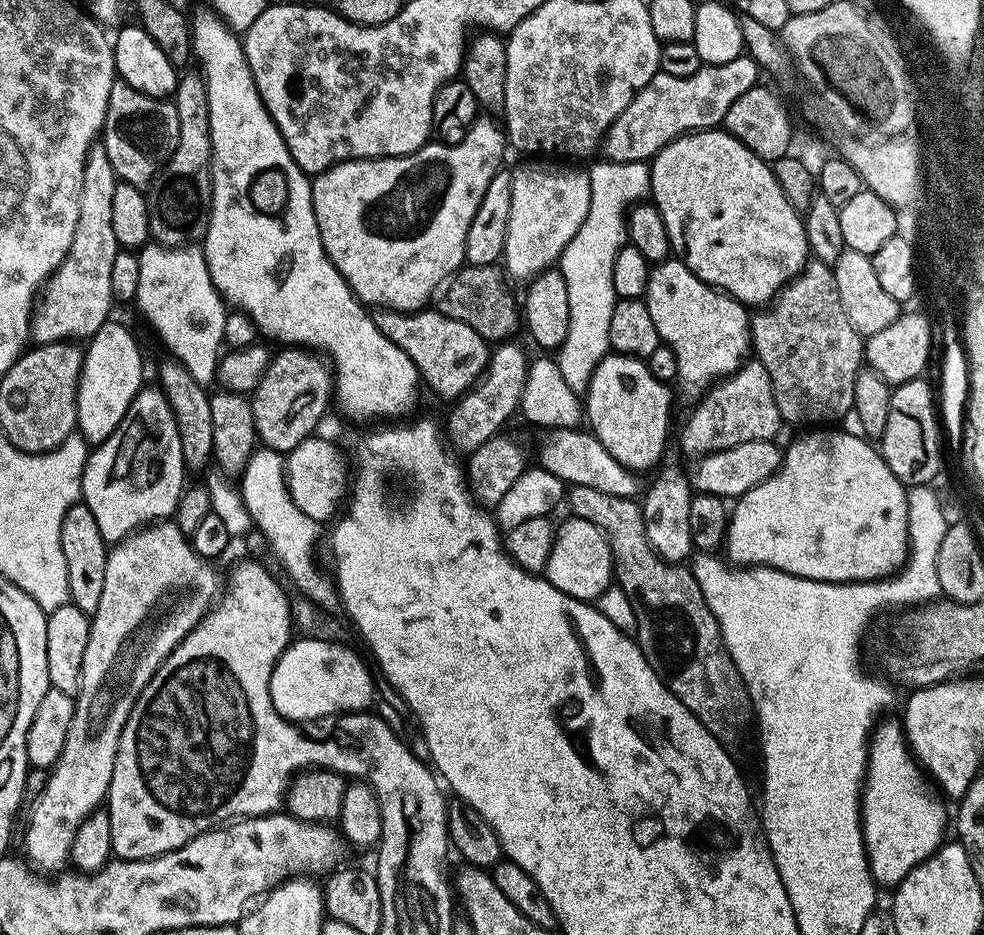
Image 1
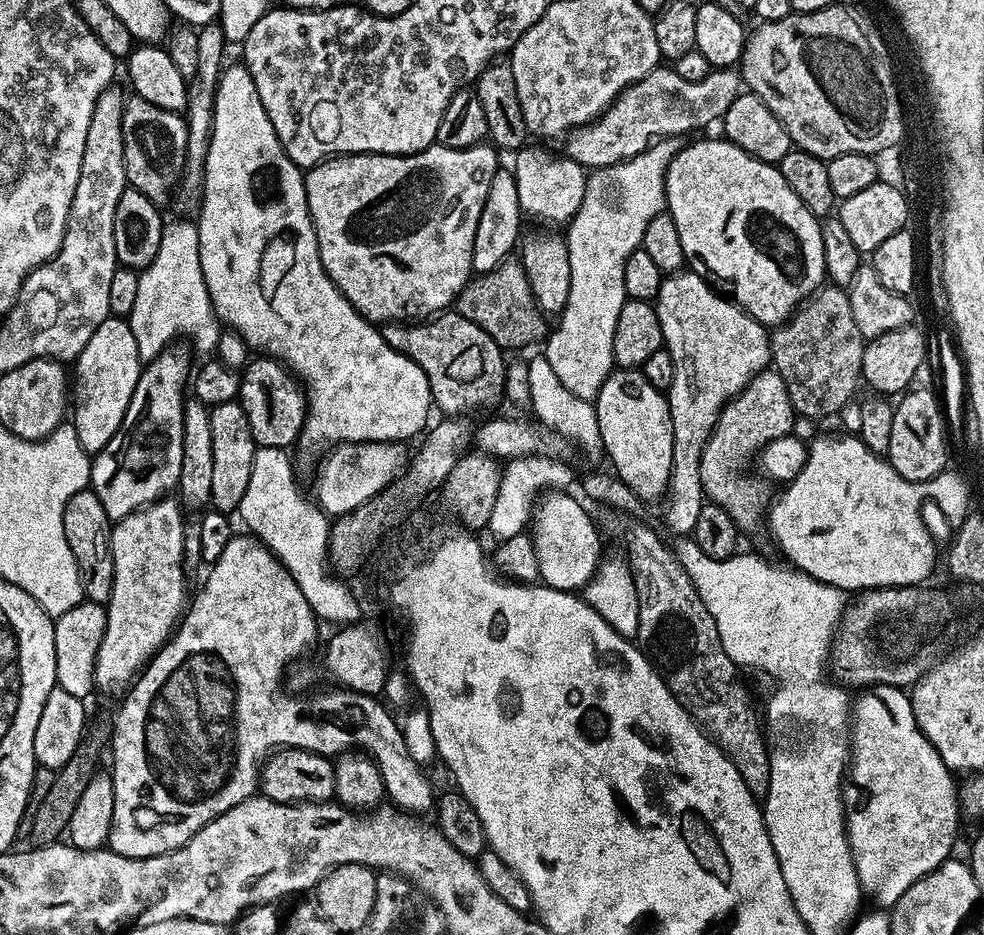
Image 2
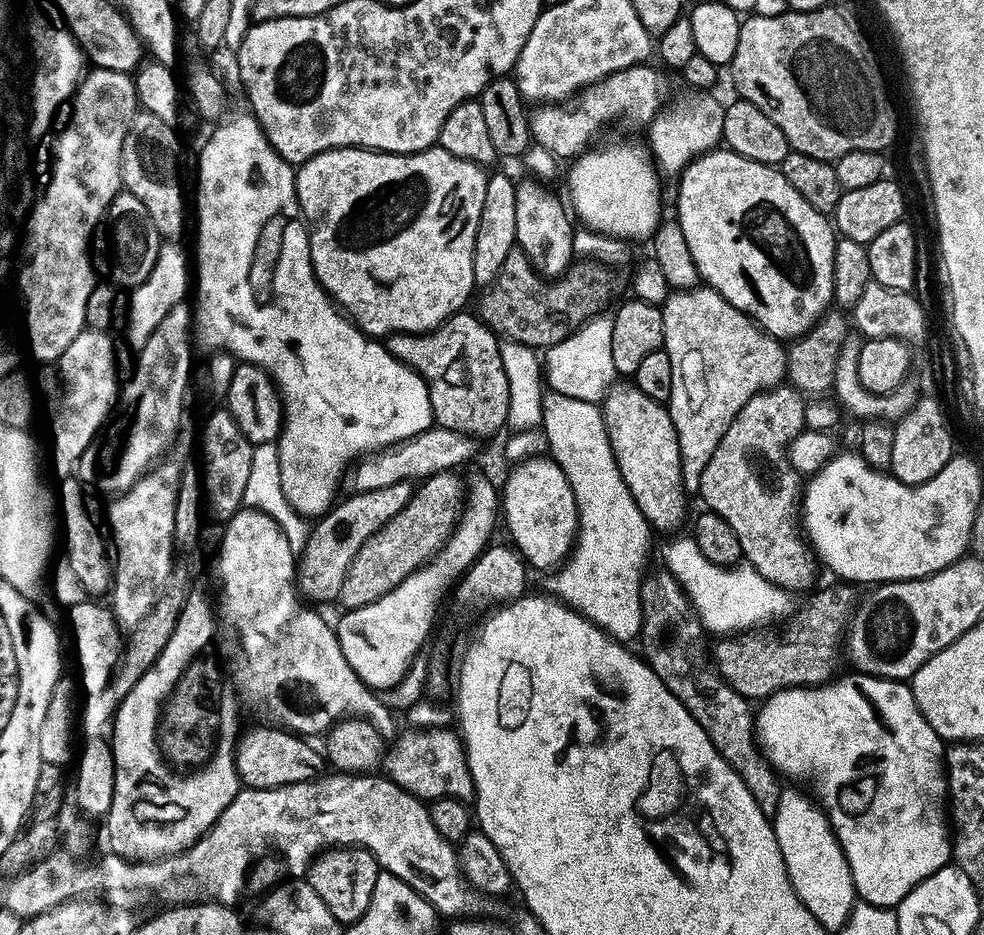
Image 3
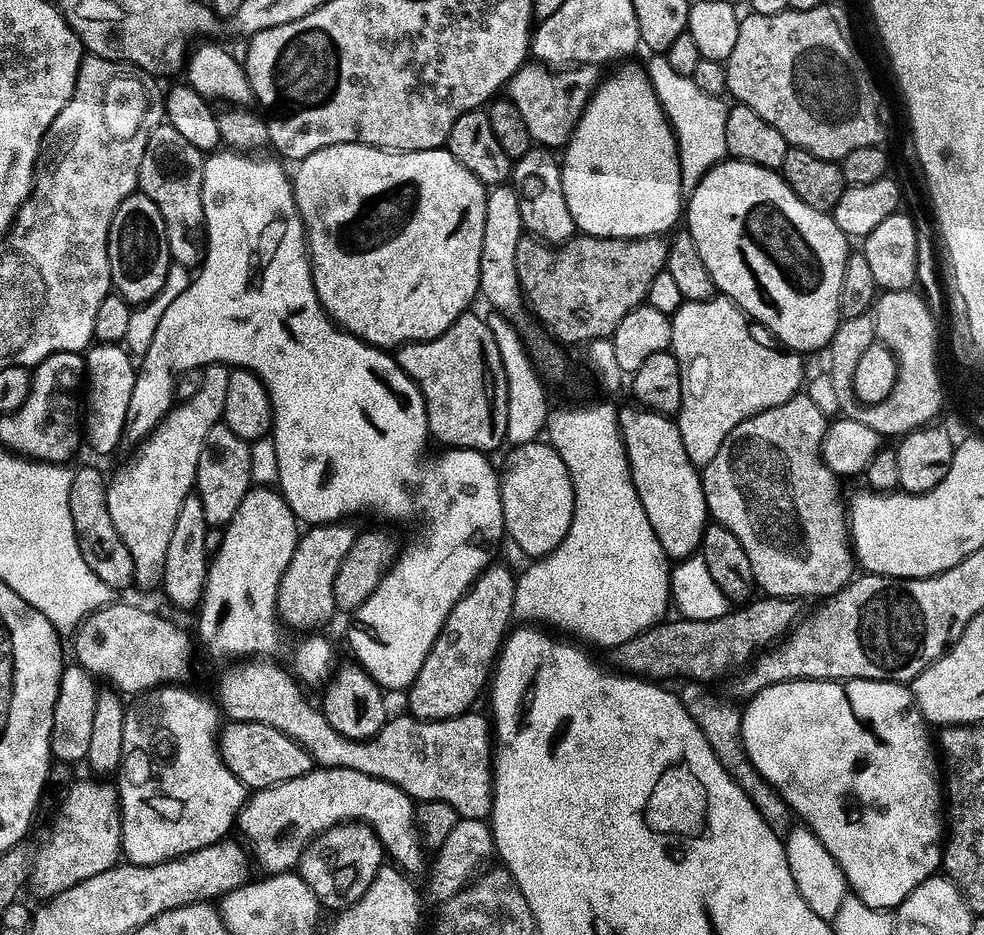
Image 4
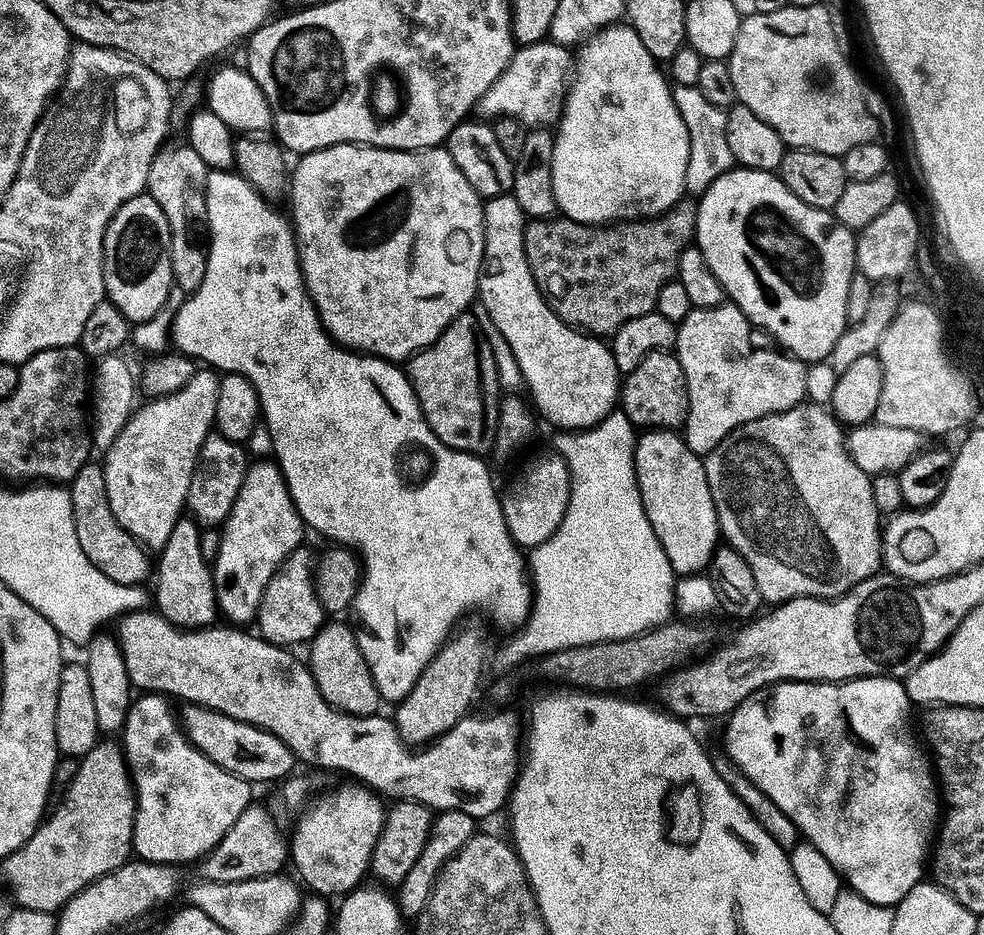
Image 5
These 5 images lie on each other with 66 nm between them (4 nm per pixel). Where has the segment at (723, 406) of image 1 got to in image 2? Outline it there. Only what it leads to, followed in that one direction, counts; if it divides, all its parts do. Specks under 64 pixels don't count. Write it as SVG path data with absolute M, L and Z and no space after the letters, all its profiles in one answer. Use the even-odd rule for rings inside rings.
M769 370L755 376L748 389L727 404L708 439L702 454L704 495L711 503L722 506L722 510L726 510L730 518L734 518L736 527L741 530L756 528L759 524L761 527L769 503L769 485L763 479L743 480L740 477L740 467L744 460L750 459L752 455L753 459L772 440L793 435L792 418L794 419L794 411L787 386L777 371Z

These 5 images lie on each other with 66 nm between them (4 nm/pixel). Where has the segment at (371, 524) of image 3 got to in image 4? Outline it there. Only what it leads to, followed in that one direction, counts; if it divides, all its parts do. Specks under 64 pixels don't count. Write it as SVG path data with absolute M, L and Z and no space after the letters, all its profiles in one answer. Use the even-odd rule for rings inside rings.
M337 522L335 524L321 524L307 529L308 533L301 535L296 542L296 553L286 570L286 574L280 583L278 590L278 602L276 603L277 617L285 629L293 628L300 634L312 634L317 630L324 630L324 627L338 616L336 599L334 598L334 578L338 578L338 570L350 554L350 550L356 544L358 532L351 528L351 523Z

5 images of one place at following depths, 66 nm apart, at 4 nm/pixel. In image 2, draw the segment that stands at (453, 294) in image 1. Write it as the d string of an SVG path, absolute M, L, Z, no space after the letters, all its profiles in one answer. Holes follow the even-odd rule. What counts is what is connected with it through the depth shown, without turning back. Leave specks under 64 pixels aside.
M516 258L505 260L502 266L498 266L498 270L494 270L490 274L477 275L469 280L468 285L456 297L454 308L462 318L474 322L474 326L482 326L482 330L486 330L486 334L490 334L490 338L494 338L494 342L498 342L498 346L505 350L528 348L531 344L538 343L540 339L543 341L550 332L550 328L544 325L544 321L546 321L544 312L536 305L524 265Z

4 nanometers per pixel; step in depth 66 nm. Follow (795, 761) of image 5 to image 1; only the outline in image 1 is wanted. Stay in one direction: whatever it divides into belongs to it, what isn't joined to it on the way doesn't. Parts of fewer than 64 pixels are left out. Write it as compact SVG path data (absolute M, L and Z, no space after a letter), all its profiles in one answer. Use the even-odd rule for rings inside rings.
M899 723L883 724L875 729L870 741L868 774L860 801L860 822L864 831L864 848L868 852L868 866L872 871L872 877L876 879L881 889L895 890L918 865L925 864L935 852L944 847L946 843L944 835L950 832L950 812L948 816L947 810L944 809L945 801L934 791L916 757L912 755L903 727Z

